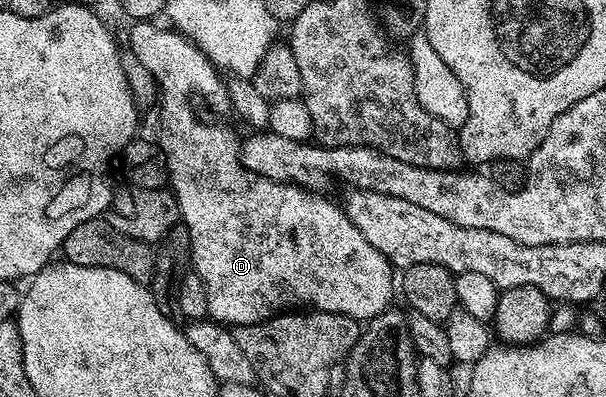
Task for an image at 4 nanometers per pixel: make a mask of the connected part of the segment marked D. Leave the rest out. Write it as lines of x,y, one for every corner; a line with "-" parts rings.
139,22
134,25
135,29
131,32
131,48
135,51
135,56
140,65
146,68
148,72
151,73
155,78
155,82
158,88
158,96
157,96
157,105
159,104
159,136
157,135
157,143
159,149
167,155
167,175
169,177
169,188
170,191
175,193
175,201
177,202
177,206
179,207
179,215
181,217
181,224
187,228
189,238
191,239
191,255
190,255
190,263
193,265
193,271
197,273
198,276
202,278
205,282
205,294
207,295
207,301
209,302
209,317
216,324
226,325
226,326
238,326
240,324
260,324
262,320
269,320
273,316
280,315
281,310
299,310
299,309
307,309
314,310
316,312
332,312
333,314
345,314
349,318
353,318
354,320
358,320
360,322
366,322
368,320
372,320
374,316
380,316
385,311
388,311
389,305
387,304
391,300
391,275
393,275
393,269
391,267
391,263
381,255
376,248
373,246
369,246
369,242
365,238
365,234
361,234
361,230
357,230
357,226
353,226
353,222
348,218
346,211
342,207
339,208
335,204
330,204
329,201
323,200
327,198
322,198
320,195
317,195
314,192
308,192
299,187
297,184
275,184
269,178
265,178
264,176
256,176
255,173
250,172
248,168
243,165
243,157
241,155
241,136
238,136
237,133
234,132
231,128
226,128
223,124
202,124
199,121
199,116
195,113
195,108
191,105
191,99
194,96
215,96
224,91
225,84
222,80
219,81
219,75
221,75
220,69
217,68
214,64
212,64
211,60
198,48
193,41
190,40
188,36
184,36
183,33
175,31
174,27
166,26
167,28
158,28
158,23
155,22

